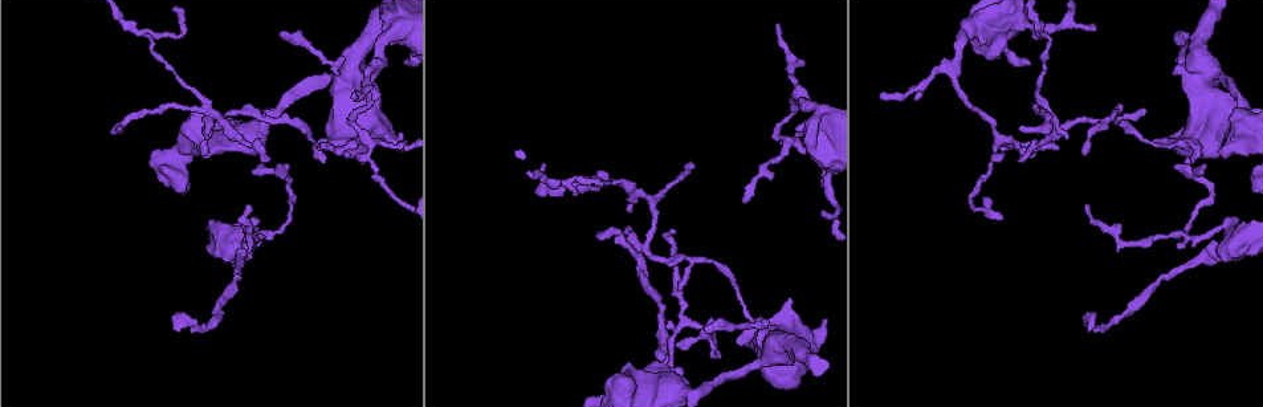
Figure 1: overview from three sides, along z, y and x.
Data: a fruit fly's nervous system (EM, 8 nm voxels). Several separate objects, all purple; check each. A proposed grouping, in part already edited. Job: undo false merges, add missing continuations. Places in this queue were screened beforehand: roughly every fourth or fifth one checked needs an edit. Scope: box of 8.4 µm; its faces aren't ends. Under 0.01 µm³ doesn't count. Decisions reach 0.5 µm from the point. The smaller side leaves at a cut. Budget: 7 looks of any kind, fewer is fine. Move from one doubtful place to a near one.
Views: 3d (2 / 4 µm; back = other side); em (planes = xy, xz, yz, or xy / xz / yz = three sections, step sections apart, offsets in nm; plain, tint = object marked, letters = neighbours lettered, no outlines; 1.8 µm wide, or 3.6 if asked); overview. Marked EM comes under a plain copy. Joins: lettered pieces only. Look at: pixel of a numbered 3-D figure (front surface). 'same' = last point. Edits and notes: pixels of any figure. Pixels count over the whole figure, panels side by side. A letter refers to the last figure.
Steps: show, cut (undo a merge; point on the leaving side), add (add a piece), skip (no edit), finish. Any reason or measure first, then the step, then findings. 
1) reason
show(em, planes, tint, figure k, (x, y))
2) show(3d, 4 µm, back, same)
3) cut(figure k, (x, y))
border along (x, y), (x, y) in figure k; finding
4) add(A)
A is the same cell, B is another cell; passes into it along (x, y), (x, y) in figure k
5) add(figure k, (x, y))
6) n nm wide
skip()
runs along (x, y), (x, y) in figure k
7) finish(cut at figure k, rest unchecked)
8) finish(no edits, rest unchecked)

show(3d, 2 µm, figure 1, (206, 106))

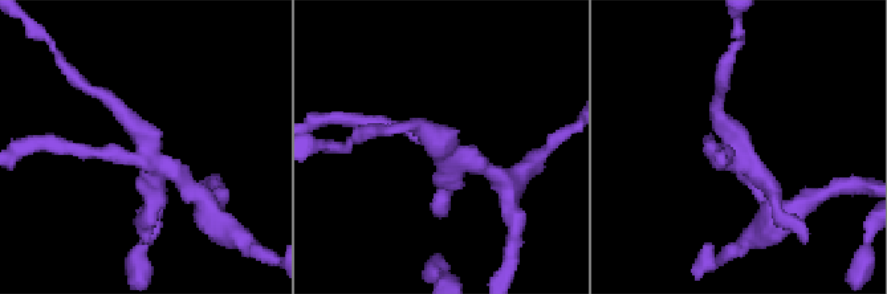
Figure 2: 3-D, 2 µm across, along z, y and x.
show(em, planes, tint, figure 2, (743, 157))

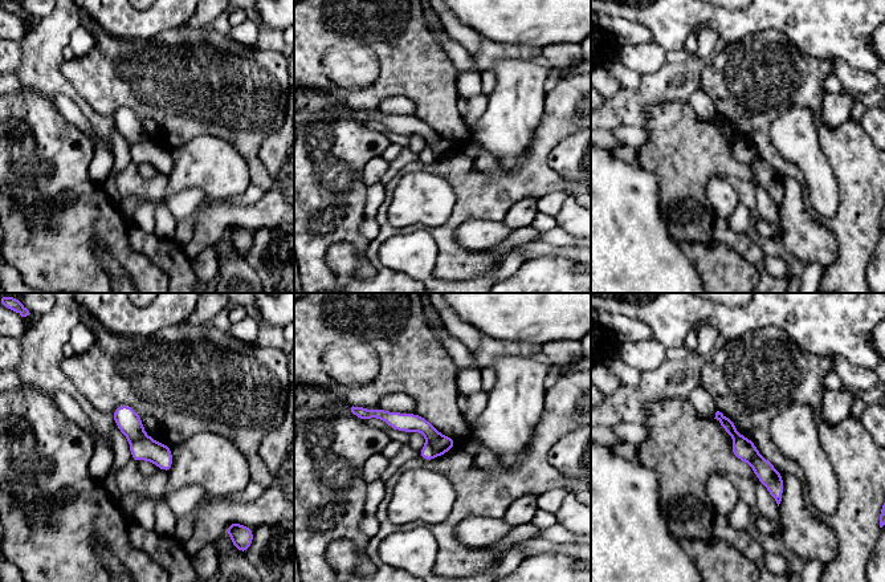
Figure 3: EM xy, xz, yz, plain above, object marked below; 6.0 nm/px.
show(em, planes, letters, same)

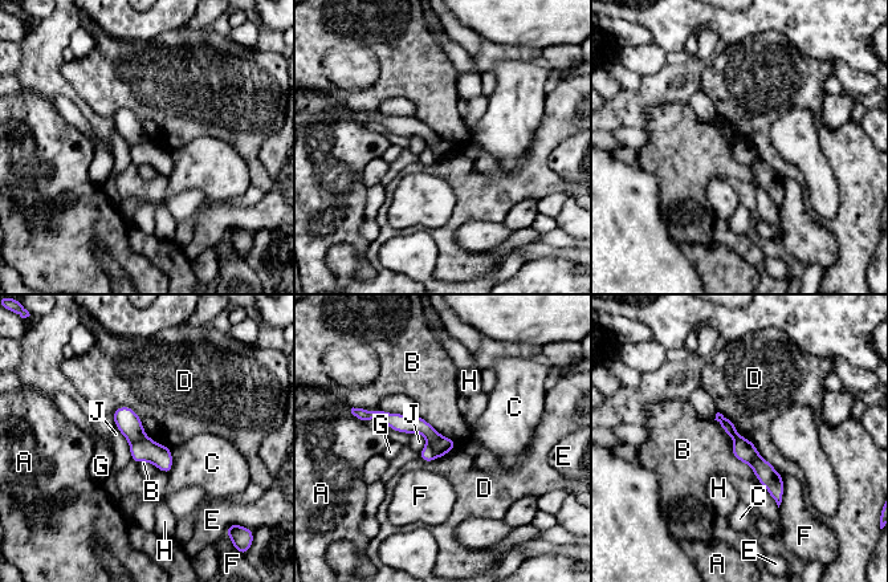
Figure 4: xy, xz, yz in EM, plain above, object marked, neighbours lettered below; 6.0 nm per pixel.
cut(figure 4, (127, 422))
A, B, C, D, E, F, G, H and J are other cells; border along (145, 435), (130, 444) in figure 4; two neurons meet here

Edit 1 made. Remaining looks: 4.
show(overview)

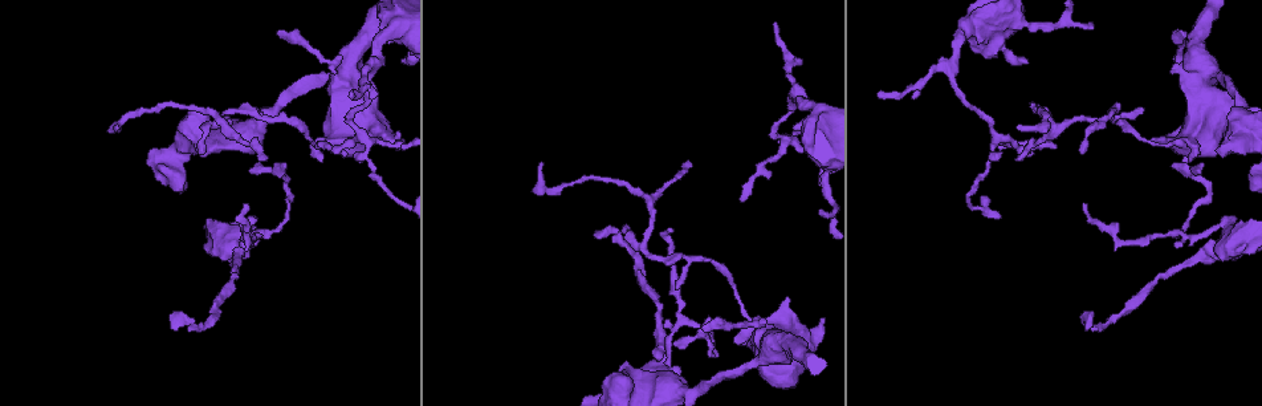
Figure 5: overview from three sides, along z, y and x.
small branch off a trunk
show(em, xz, step 16, tint, figure 5, (772, 353))

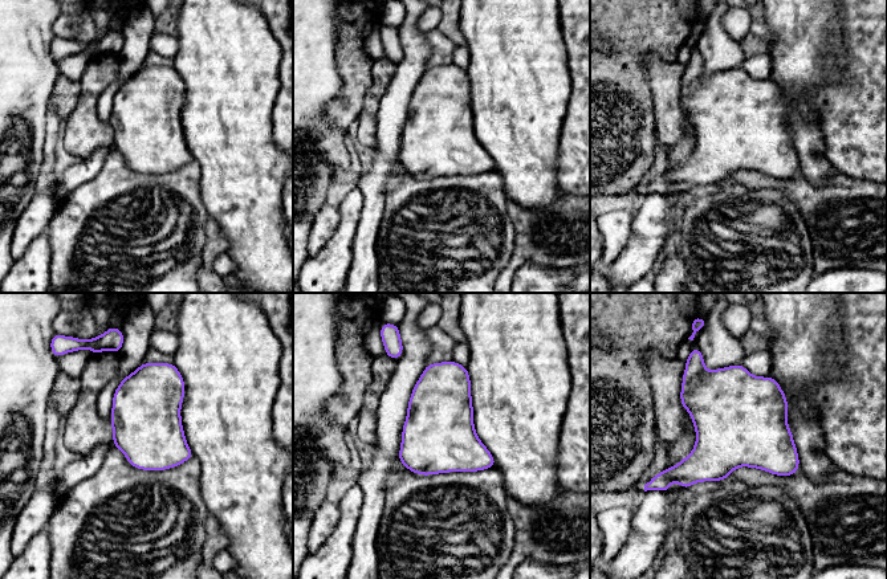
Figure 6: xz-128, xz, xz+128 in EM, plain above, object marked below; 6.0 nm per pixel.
see the neighbours
show(em, xz, step 16, letters, same)

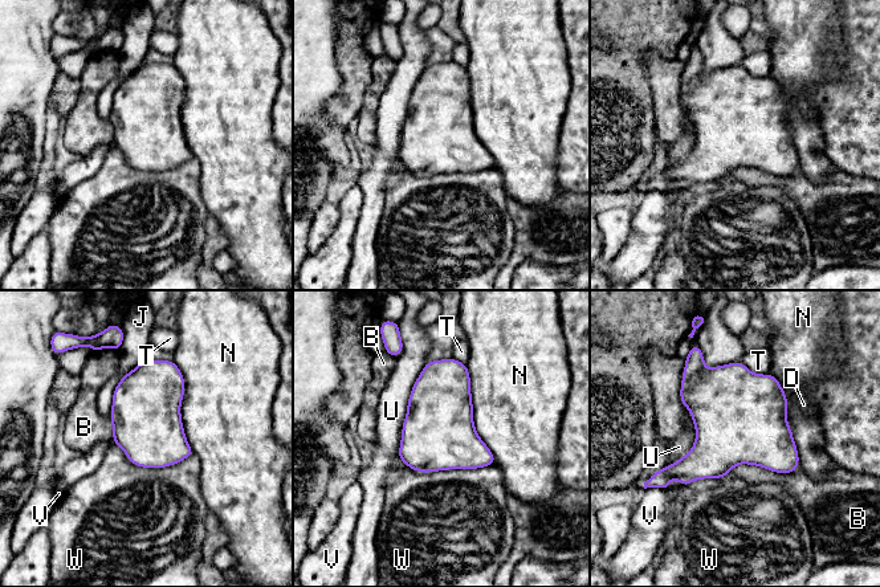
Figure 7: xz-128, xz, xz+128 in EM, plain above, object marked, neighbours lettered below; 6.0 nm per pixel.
skip()
B, D, J, N, T, U, V and W are other cells; border along (399, 460), (422, 472), (494, 464) in figure 7; one neuron here

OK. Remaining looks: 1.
finish(cut at figure 4, rest unchecked)

